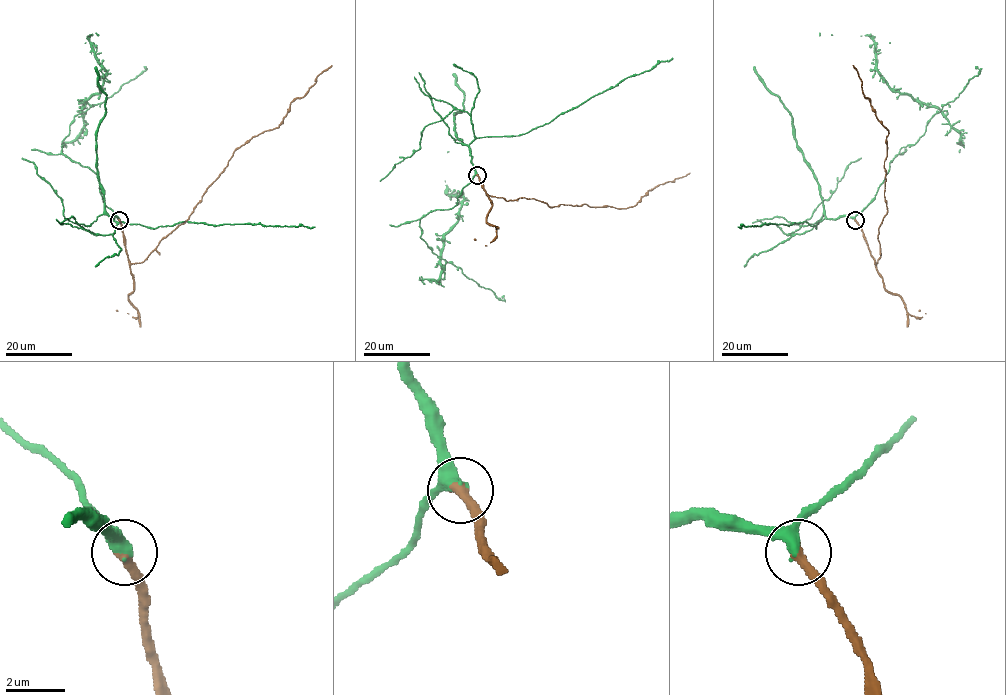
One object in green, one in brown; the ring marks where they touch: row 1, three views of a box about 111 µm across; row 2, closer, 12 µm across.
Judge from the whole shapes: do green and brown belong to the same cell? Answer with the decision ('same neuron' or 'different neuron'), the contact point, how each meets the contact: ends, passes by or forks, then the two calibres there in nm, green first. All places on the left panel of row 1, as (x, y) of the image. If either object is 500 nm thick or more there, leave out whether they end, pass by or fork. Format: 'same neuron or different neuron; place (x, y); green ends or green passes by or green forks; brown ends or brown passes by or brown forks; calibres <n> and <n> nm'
same neuron; place (119, 220); green passes by; brown ends; calibres 380 and 380 nm

